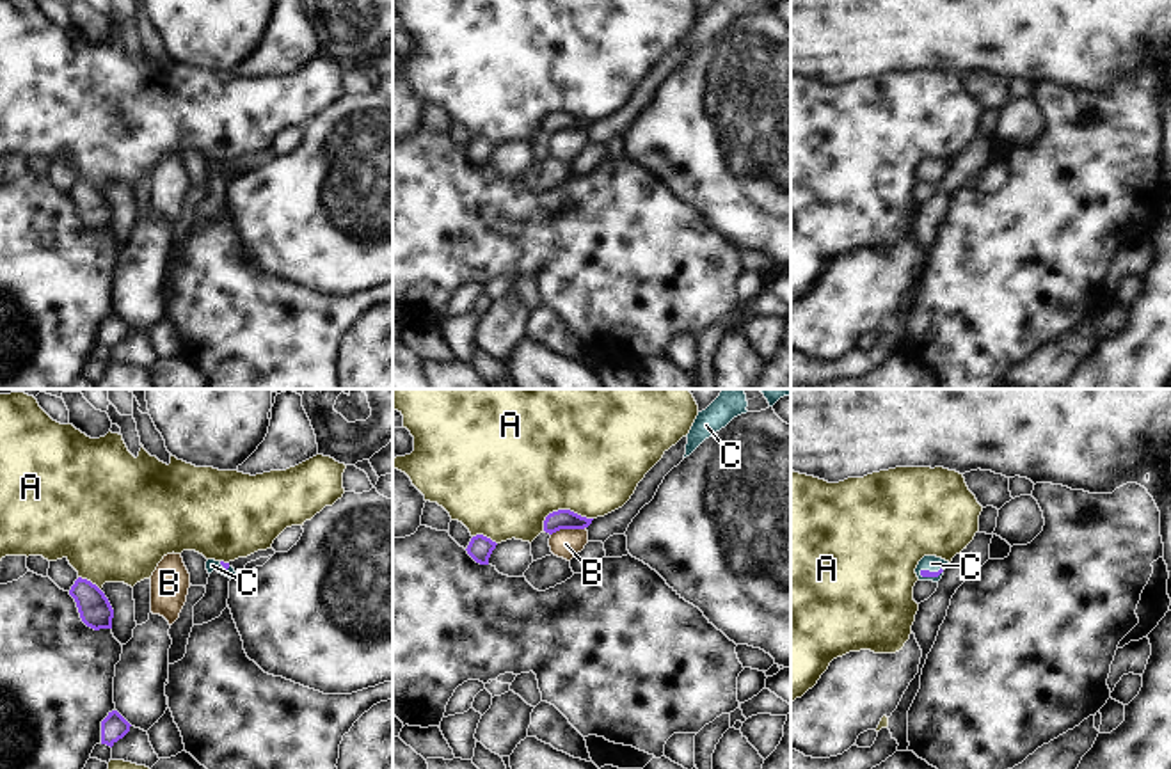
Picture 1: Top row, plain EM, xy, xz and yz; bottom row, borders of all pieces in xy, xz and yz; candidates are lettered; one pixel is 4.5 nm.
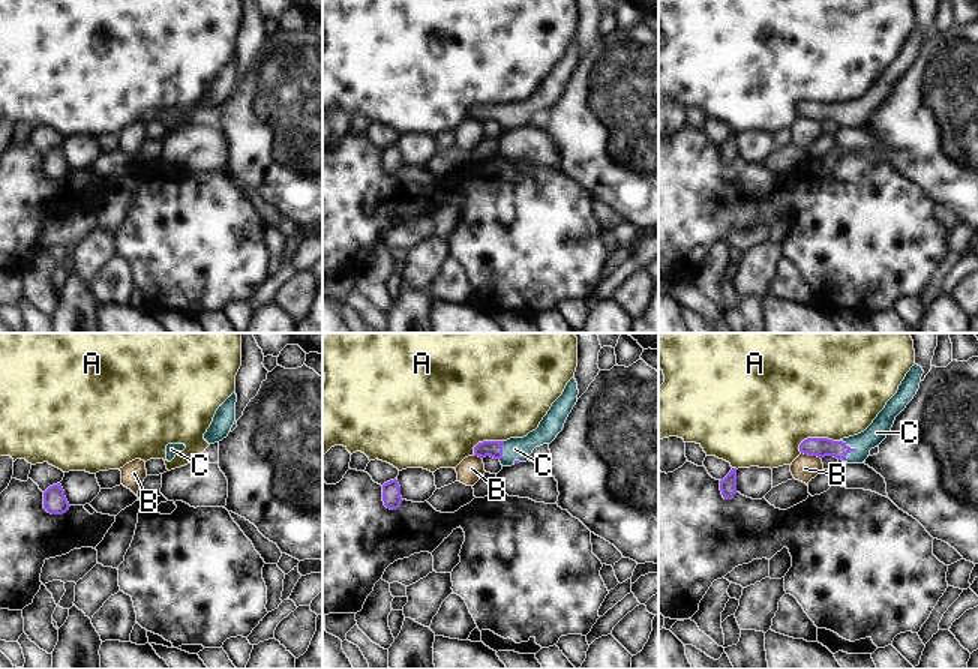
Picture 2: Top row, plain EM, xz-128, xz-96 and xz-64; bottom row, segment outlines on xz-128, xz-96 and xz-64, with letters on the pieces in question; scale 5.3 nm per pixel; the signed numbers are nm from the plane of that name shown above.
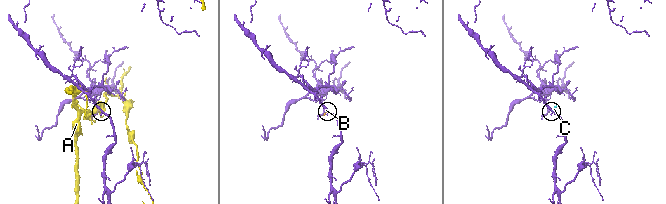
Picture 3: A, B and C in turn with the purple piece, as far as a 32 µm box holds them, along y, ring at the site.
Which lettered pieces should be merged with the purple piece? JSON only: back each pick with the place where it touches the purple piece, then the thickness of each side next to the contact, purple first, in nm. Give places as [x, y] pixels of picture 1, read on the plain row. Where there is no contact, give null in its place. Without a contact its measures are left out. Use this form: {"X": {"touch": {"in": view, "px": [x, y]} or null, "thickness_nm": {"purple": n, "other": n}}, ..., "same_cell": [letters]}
{"C": {"touch": {"in": "yz", "px": [928, 173]}, "thickness_nm": {"purple": 30, "other": 70}}, "same_cell": ["C"]}

